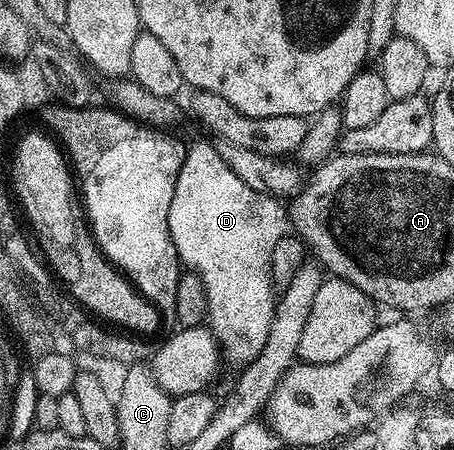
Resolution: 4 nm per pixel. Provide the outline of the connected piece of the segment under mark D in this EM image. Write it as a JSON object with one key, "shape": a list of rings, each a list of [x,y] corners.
{"shape":[[[203,140],[194,146],[187,147],[187,159],[185,164],[181,164],[181,172],[177,176],[177,188],[173,192],[173,204],[169,204],[169,232],[173,244],[179,253],[180,263],[188,271],[201,280],[201,284],[205,284],[205,296],[207,297],[206,321],[209,323],[209,329],[215,335],[216,343],[221,351],[222,357],[227,358],[231,362],[239,362],[246,364],[254,360],[256,356],[265,347],[266,337],[269,336],[270,325],[273,324],[275,305],[277,301],[277,291],[271,280],[271,257],[273,256],[273,247],[277,245],[277,240],[281,240],[284,234],[289,230],[289,214],[285,209],[284,203],[278,198],[271,198],[268,194],[257,192],[253,188],[249,188],[249,184],[245,184],[245,180],[237,177],[237,172],[233,172],[229,168],[229,164],[225,164],[225,160],[221,160],[221,156],[217,156],[217,152],[213,152],[210,141]]]}

